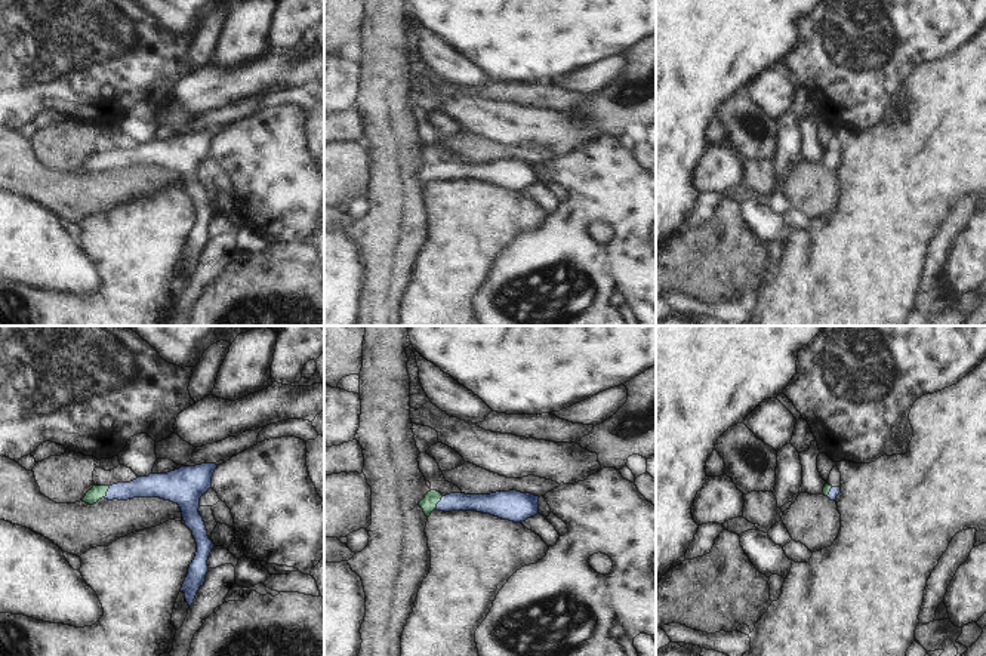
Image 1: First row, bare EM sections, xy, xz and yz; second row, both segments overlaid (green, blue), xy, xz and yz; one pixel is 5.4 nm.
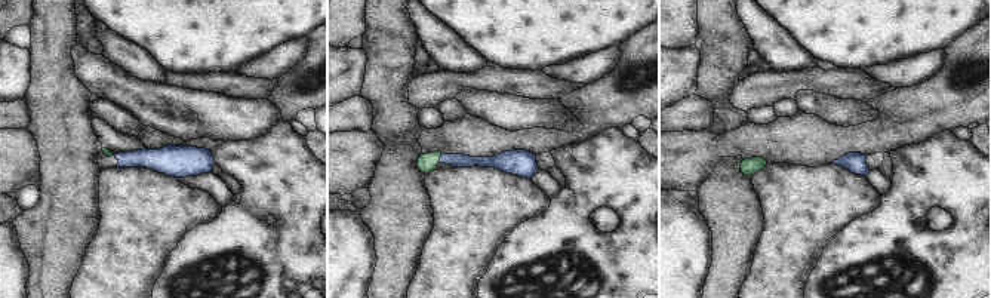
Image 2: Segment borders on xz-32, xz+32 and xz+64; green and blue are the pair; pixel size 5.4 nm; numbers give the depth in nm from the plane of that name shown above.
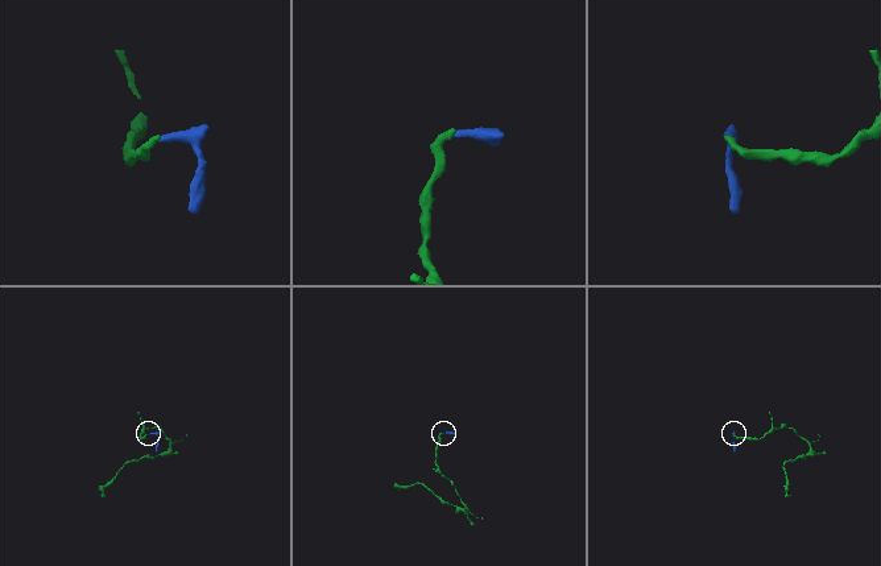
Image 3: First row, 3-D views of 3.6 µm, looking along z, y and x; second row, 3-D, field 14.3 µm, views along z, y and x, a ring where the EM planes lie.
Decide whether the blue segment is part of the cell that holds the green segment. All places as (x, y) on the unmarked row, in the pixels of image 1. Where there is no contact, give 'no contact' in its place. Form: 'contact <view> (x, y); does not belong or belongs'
contact xz (438, 169); belongs

